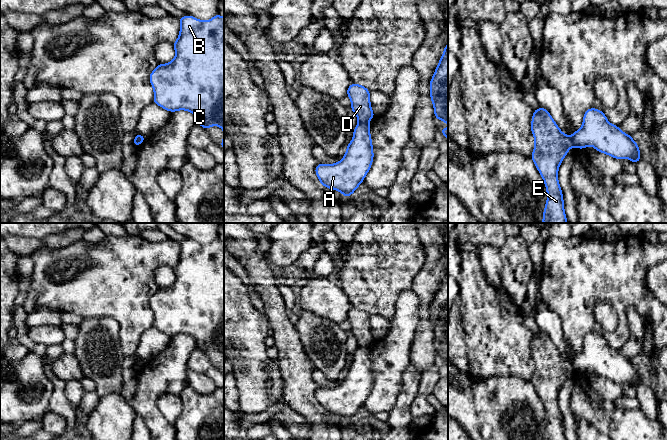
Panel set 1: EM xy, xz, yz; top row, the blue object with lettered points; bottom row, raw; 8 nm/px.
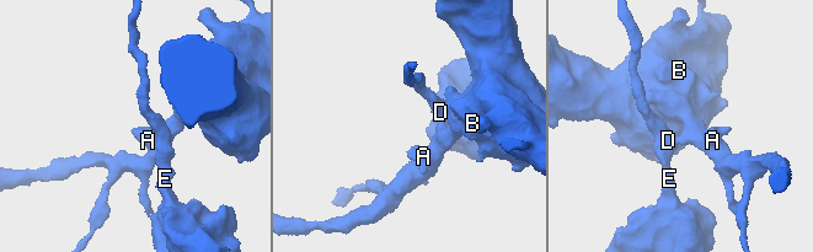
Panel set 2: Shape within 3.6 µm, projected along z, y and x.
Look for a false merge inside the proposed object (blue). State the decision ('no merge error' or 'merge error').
merge error

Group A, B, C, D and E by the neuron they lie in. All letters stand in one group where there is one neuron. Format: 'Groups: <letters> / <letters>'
Groups: A B C / D E

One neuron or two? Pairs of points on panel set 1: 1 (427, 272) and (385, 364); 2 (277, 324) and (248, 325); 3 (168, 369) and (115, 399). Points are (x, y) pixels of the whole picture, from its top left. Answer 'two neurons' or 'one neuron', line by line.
1: two neurons
2: two neurons
3: two neurons

